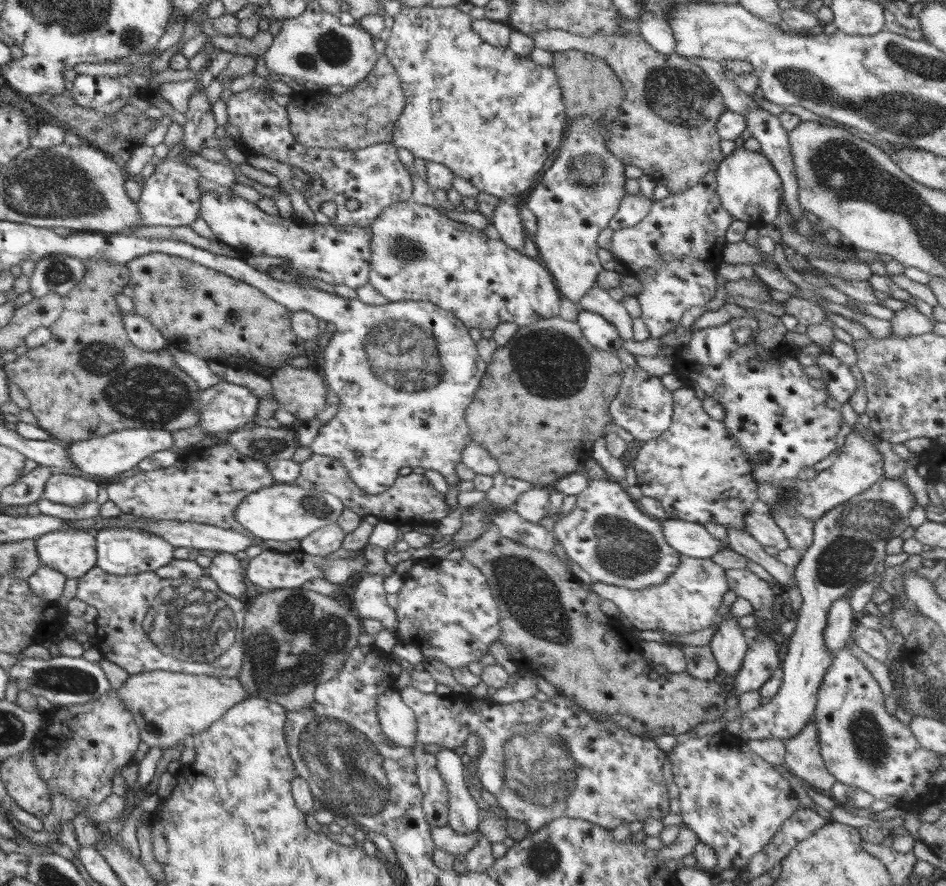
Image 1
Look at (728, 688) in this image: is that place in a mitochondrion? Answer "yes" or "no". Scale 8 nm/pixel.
no

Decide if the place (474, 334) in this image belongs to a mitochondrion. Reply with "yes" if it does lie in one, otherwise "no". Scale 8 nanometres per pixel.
no

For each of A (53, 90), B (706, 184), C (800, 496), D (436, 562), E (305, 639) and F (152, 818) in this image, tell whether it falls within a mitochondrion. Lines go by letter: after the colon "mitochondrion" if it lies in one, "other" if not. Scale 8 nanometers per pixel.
A: other
B: other
C: mitochondrion
D: other
E: mitochondrion
F: other

